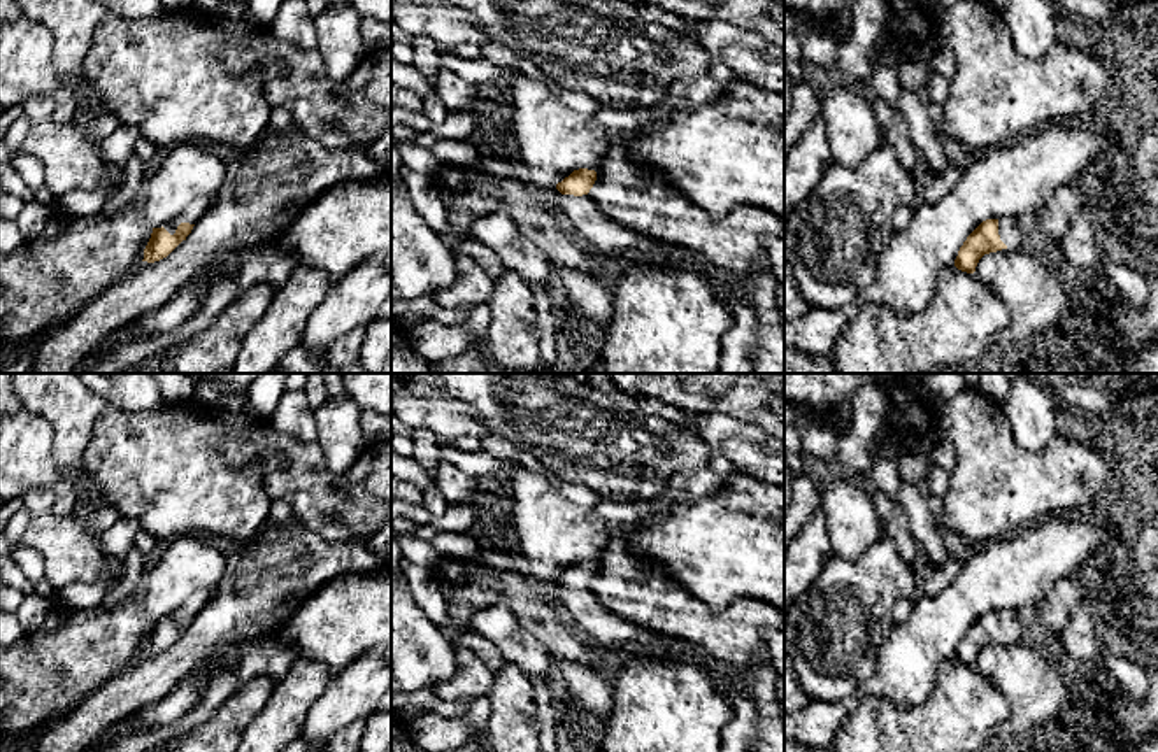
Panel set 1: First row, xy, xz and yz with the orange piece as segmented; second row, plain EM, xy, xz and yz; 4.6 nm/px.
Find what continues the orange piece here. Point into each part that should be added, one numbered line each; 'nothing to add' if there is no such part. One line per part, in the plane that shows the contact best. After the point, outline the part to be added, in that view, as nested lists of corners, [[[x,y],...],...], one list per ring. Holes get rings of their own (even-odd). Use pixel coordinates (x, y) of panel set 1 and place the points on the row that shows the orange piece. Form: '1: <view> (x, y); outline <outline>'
1: xy (199, 207); outline [[[198,198],[195,200],[181,216],[174,217],[163,228],[174,235],[181,223],[195,224],[214,203],[214,198]]]

